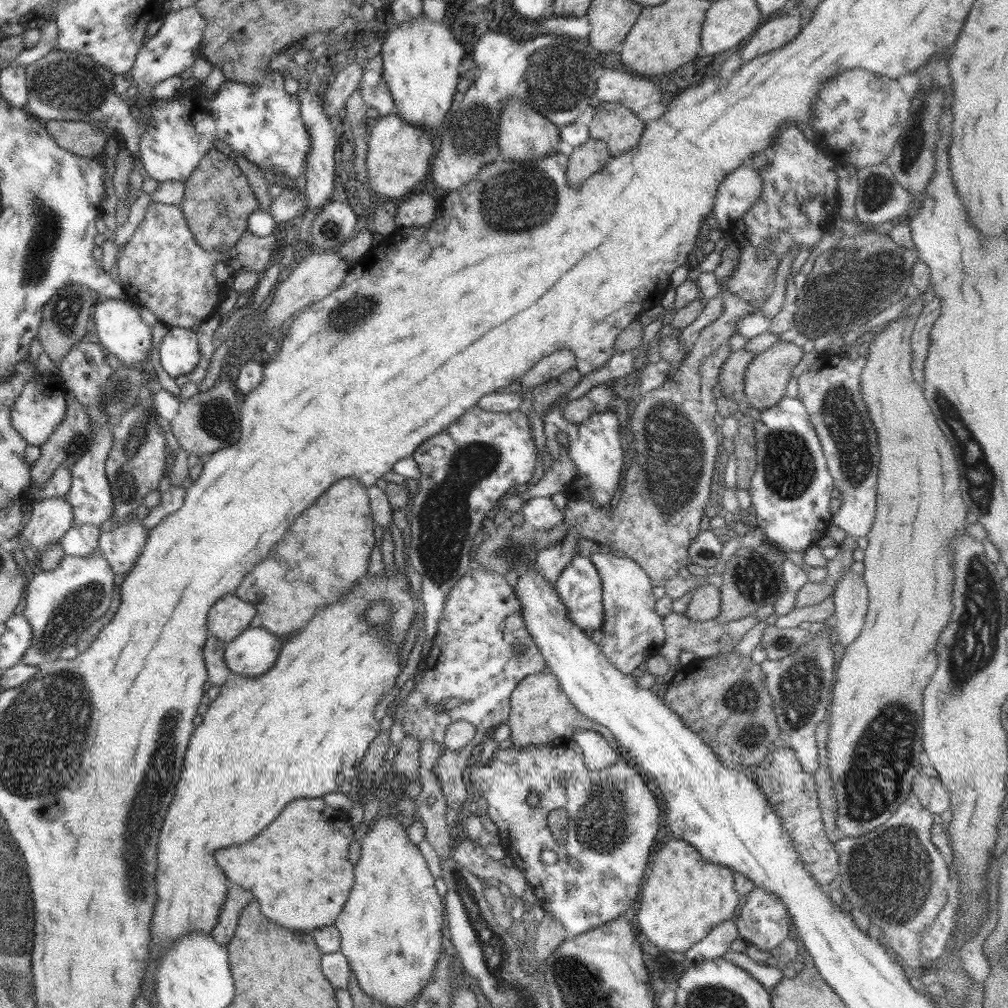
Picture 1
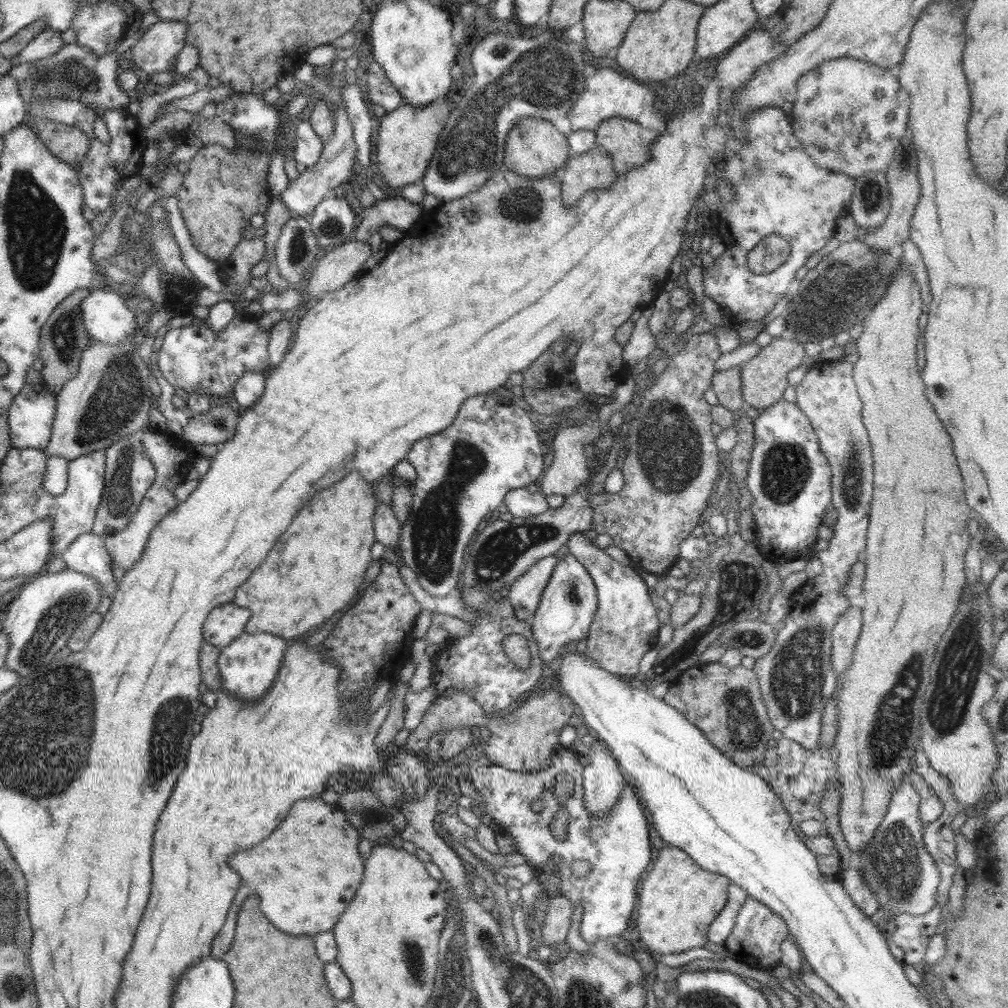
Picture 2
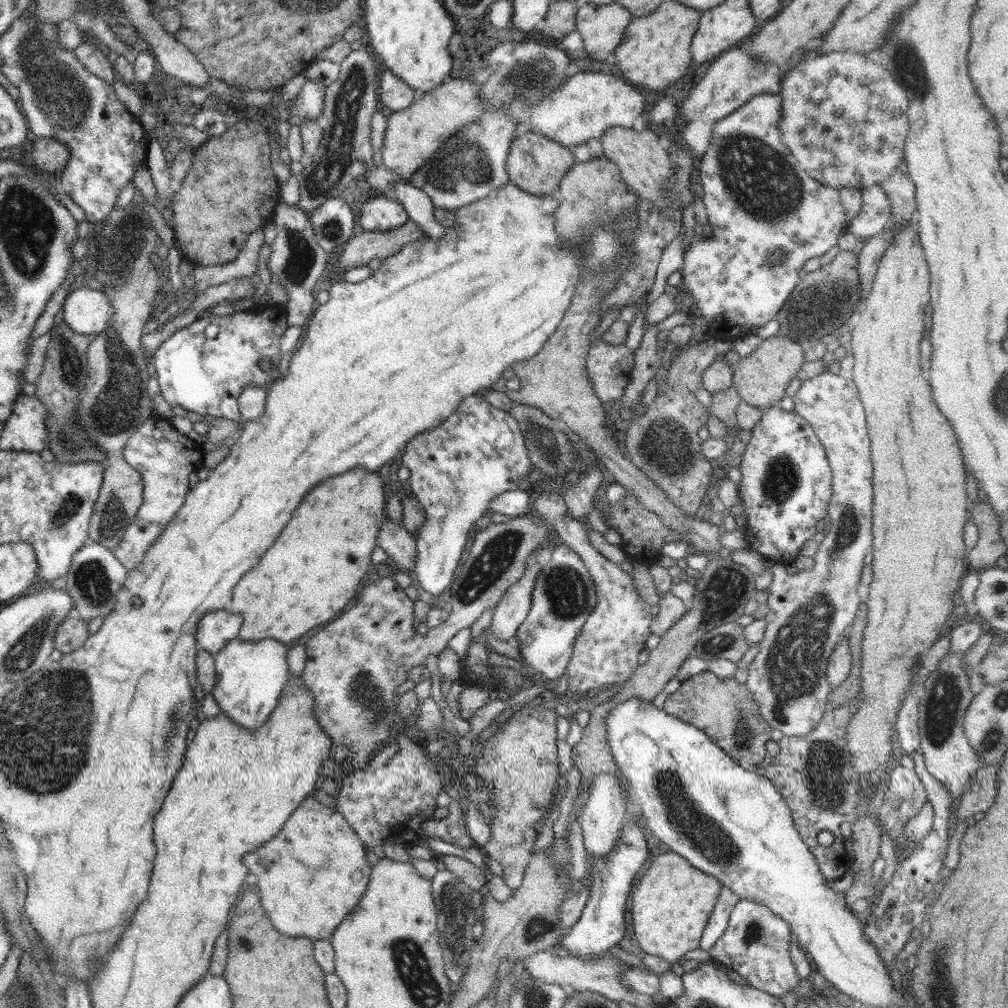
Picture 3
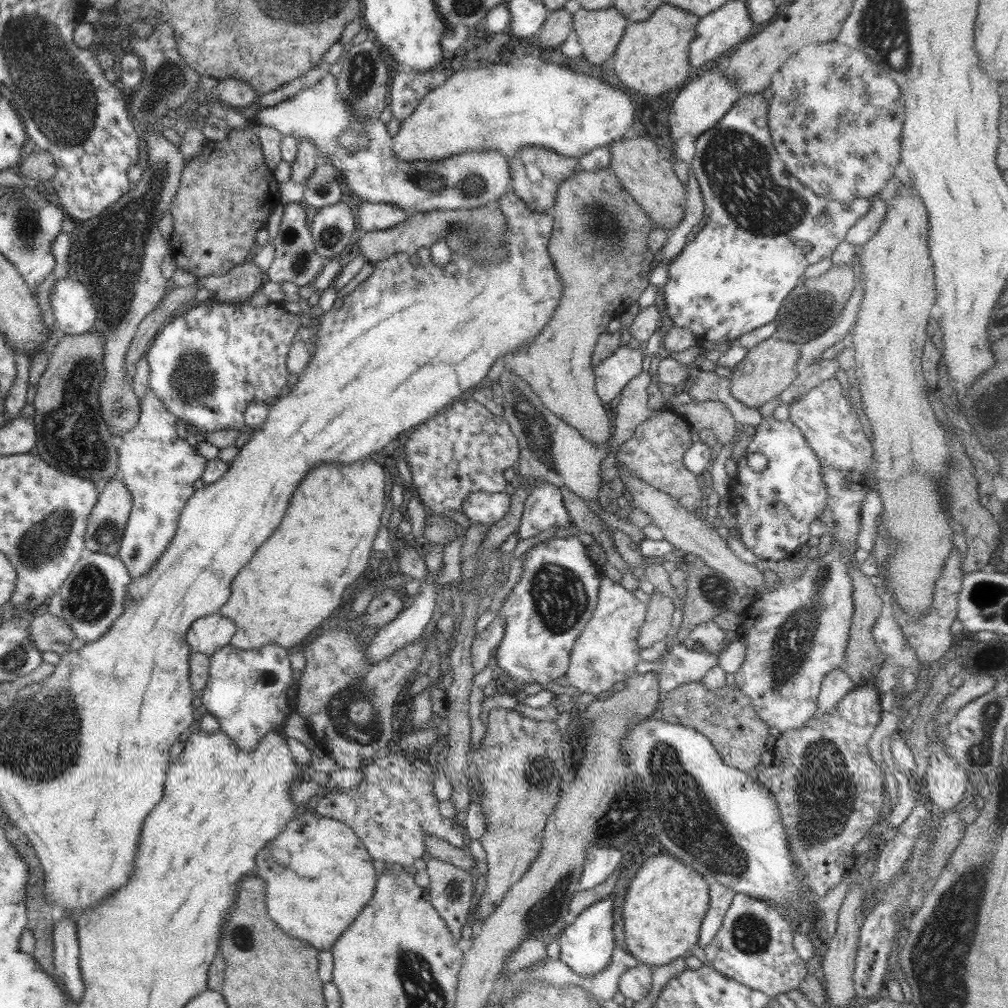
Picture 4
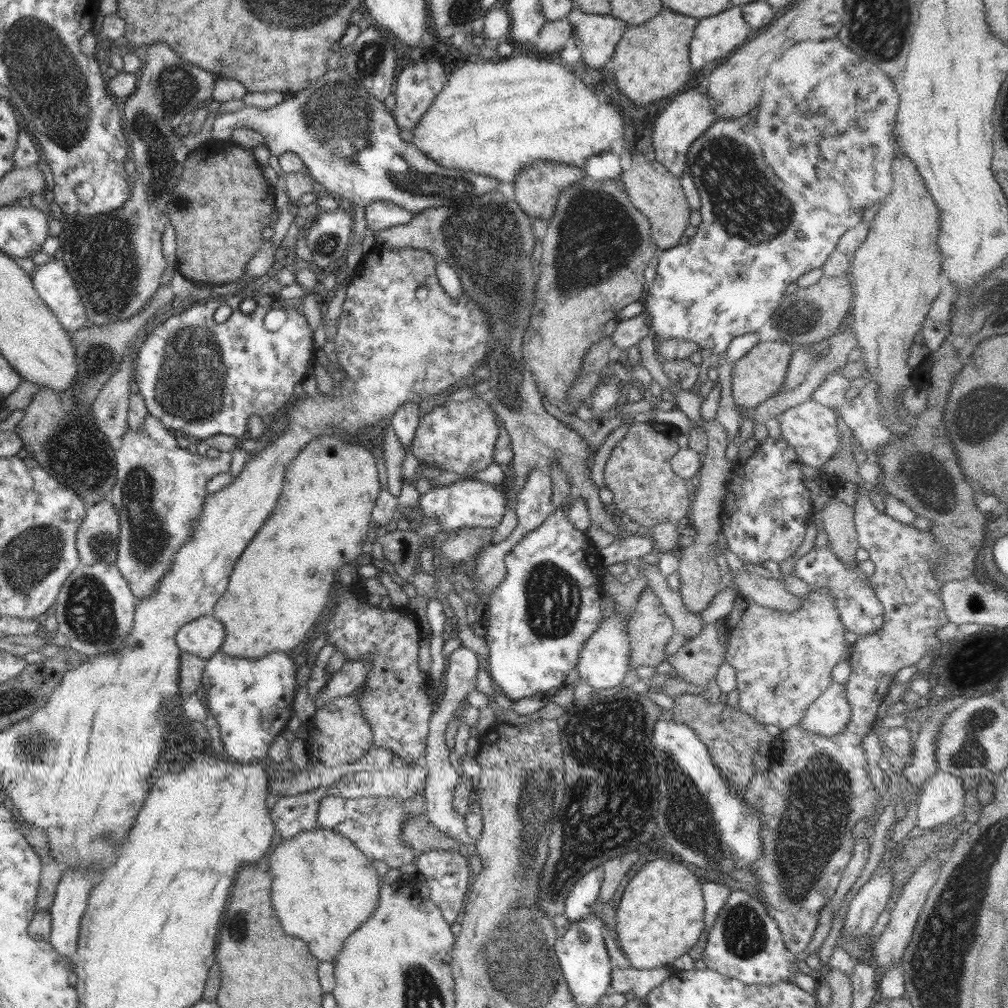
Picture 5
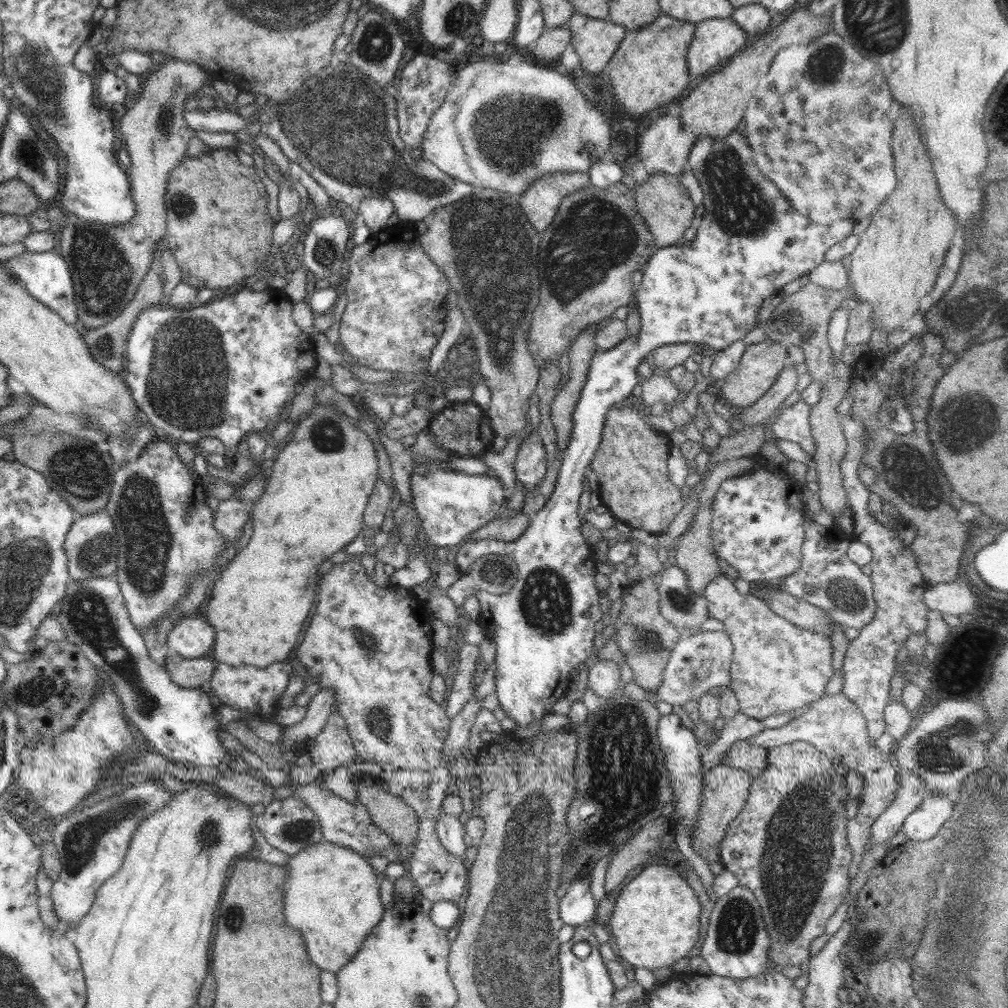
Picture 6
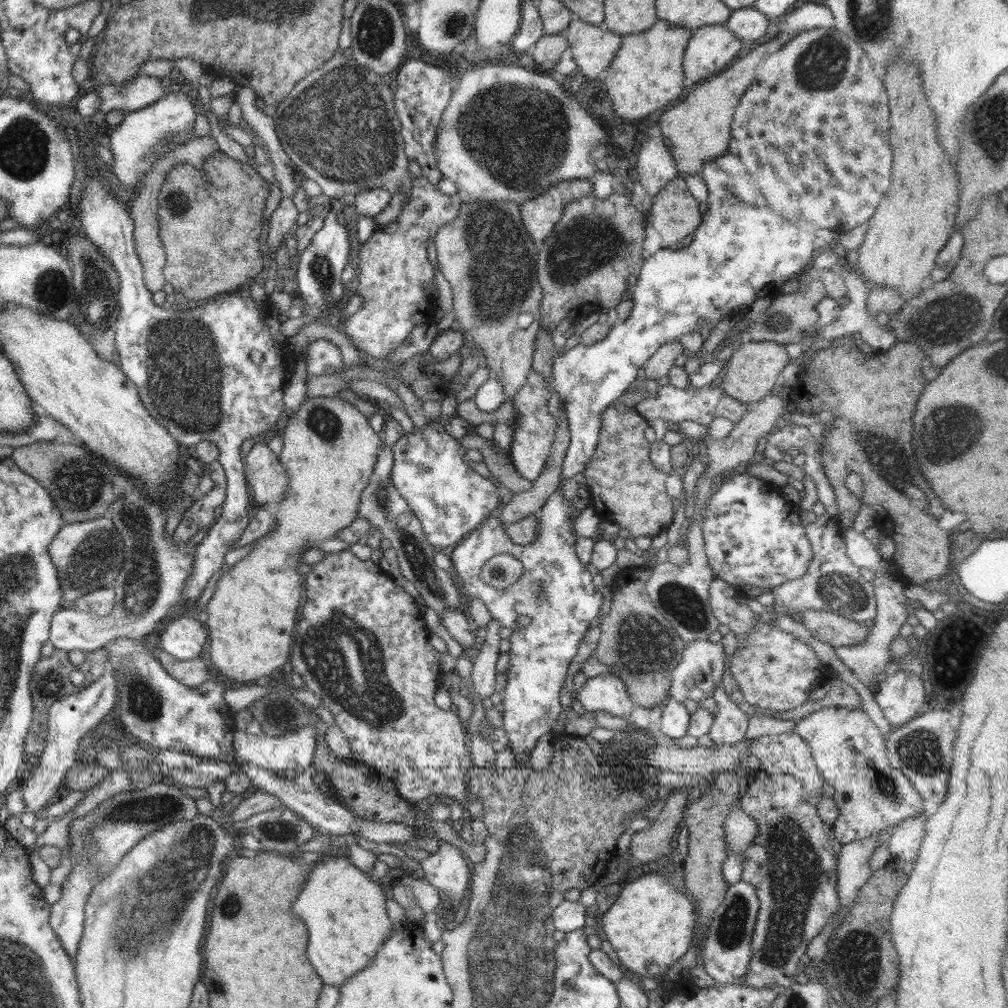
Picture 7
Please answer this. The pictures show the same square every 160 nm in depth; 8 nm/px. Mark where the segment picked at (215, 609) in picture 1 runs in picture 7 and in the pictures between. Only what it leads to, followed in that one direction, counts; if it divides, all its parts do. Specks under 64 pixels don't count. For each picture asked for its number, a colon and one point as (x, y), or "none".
2: (226, 622)
3: (215, 630)
4: (207, 634)
5: (203, 636)
6: (190, 637)
7: (183, 637)

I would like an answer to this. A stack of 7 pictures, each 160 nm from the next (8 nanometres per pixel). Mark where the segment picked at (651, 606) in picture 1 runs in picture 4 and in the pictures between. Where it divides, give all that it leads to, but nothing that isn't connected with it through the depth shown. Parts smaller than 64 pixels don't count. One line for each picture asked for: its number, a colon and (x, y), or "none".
2: (625, 626)
3: (606, 652)
4: (606, 652)

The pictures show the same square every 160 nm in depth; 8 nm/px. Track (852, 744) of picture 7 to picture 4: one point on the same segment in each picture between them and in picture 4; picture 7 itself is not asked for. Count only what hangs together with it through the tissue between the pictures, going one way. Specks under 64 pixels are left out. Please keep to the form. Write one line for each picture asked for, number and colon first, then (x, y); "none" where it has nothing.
4: (836, 684)
5: (828, 716)
6: (833, 724)

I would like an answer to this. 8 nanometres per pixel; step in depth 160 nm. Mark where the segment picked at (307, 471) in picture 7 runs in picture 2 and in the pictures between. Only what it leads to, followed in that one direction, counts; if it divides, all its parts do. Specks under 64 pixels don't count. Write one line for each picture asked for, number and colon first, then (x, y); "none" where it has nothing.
2: (315, 569)
3: (325, 548)
4: (324, 543)
5: (322, 519)
6: (320, 484)

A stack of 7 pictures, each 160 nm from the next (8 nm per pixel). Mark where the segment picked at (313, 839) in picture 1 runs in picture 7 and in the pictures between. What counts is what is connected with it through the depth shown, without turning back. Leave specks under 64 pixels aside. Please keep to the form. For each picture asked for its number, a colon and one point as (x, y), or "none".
2: (306, 873)
3: (313, 873)
4: (318, 875)
5: (324, 888)
6: (332, 894)
7: (345, 912)

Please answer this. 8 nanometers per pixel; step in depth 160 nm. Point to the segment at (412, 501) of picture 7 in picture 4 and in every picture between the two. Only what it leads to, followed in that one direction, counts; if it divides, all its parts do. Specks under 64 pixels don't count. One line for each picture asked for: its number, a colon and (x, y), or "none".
4: (485, 508)
5: (467, 503)
6: (451, 505)

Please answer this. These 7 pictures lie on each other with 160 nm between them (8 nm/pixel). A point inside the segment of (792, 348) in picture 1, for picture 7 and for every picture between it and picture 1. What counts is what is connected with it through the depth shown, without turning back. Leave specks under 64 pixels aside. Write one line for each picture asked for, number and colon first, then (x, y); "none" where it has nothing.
2: (763, 378)
3: (761, 378)
4: (768, 368)
5: (756, 376)
6: (761, 363)
7: (753, 370)

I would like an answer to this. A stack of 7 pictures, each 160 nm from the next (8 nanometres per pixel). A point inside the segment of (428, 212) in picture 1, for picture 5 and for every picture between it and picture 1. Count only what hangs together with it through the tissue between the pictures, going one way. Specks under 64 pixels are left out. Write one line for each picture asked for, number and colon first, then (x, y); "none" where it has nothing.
2: (400, 214)
3: (377, 214)
4: (373, 216)
5: (380, 215)

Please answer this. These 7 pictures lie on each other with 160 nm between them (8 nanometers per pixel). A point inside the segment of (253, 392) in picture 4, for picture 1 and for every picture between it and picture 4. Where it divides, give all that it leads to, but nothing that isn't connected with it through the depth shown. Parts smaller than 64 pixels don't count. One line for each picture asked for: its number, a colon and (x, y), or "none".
1: (179, 354)
2: (192, 357)
3: (203, 367)

